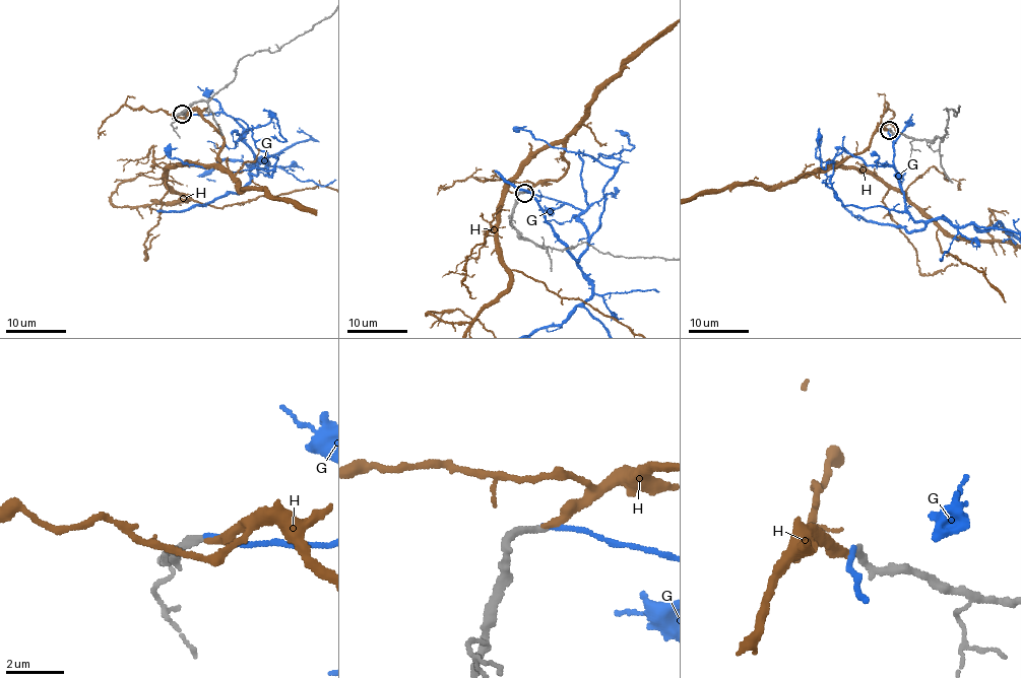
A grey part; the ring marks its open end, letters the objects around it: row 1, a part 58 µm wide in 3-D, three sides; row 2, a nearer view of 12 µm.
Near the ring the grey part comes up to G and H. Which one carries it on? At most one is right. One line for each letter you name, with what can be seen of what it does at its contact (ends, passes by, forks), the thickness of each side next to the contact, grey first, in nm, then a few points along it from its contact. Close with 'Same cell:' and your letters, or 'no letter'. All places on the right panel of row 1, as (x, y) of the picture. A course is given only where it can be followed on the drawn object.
H: it ends there; 260 nm thick on the grey side, 240 nm on the other
Same cell: H

